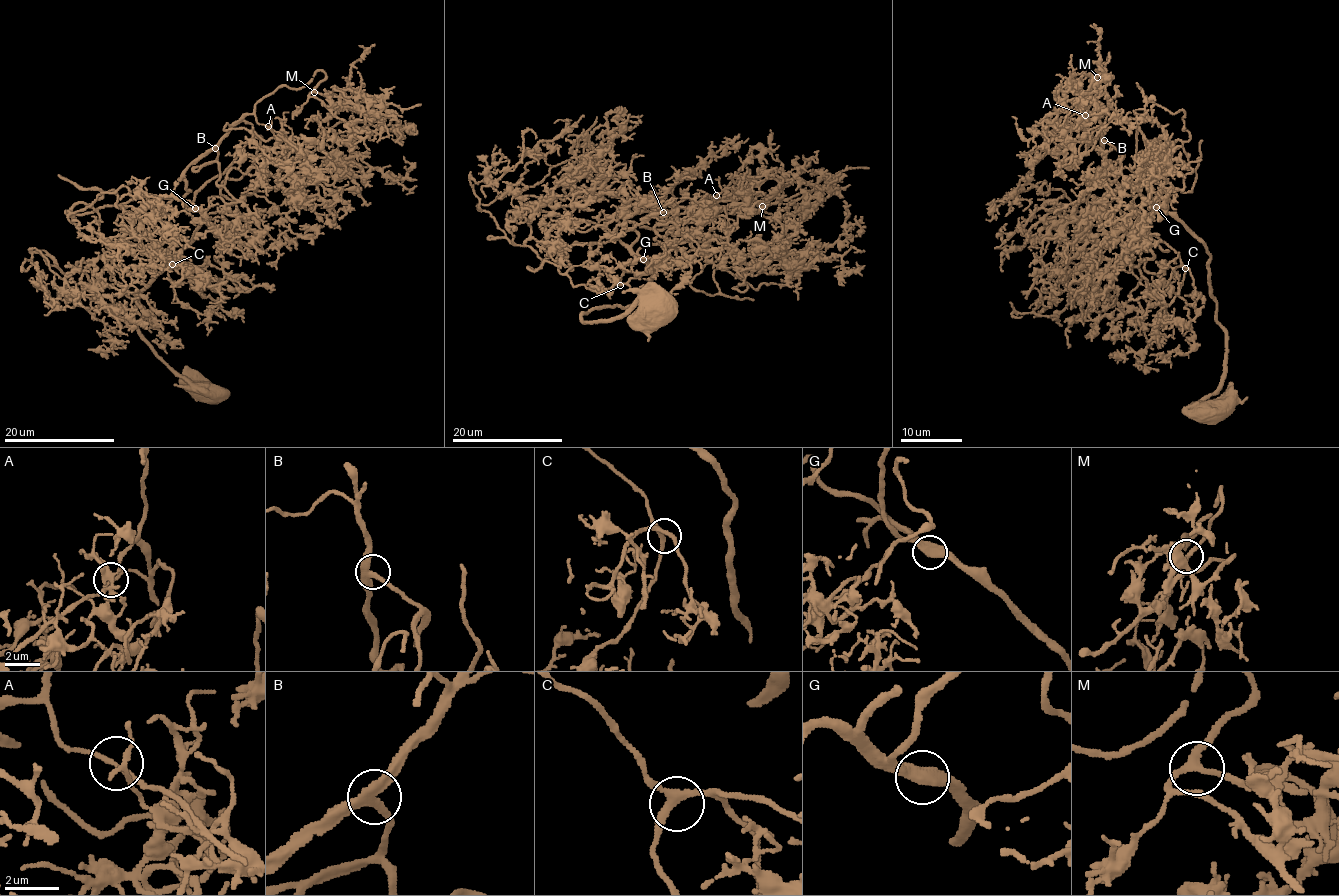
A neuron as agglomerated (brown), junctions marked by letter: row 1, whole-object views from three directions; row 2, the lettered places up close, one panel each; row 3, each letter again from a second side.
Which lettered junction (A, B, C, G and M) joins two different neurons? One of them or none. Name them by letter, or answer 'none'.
none

